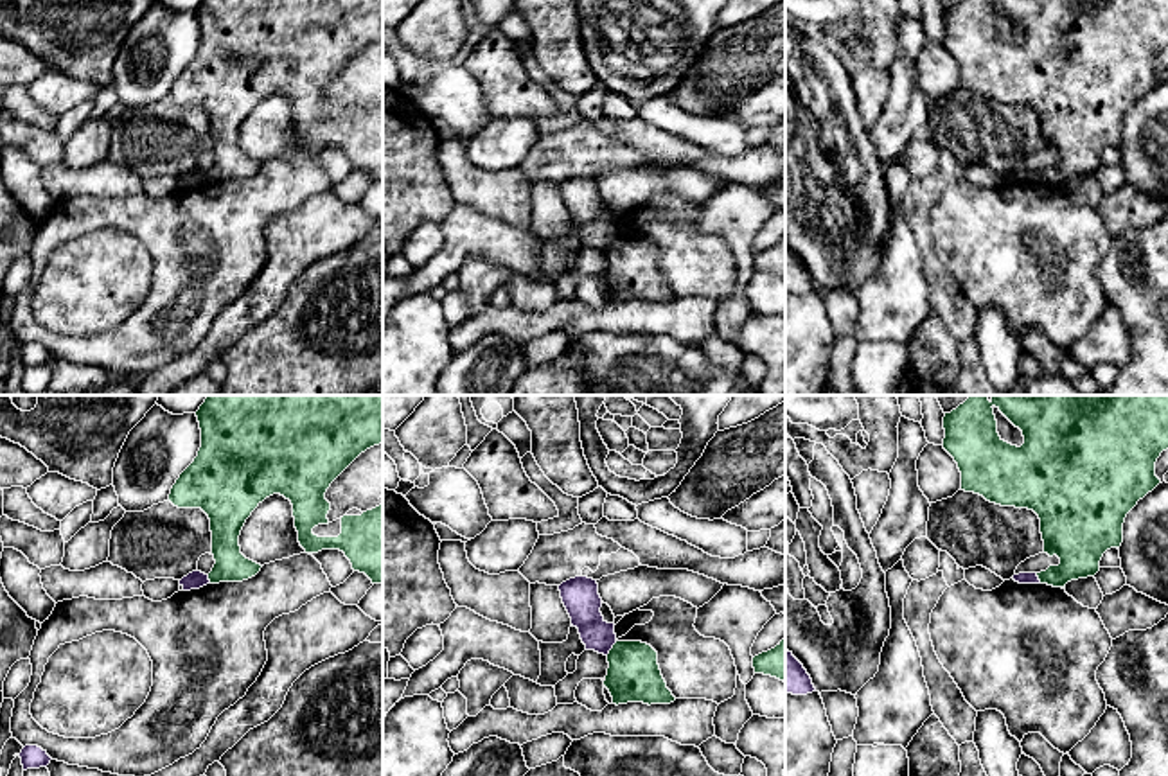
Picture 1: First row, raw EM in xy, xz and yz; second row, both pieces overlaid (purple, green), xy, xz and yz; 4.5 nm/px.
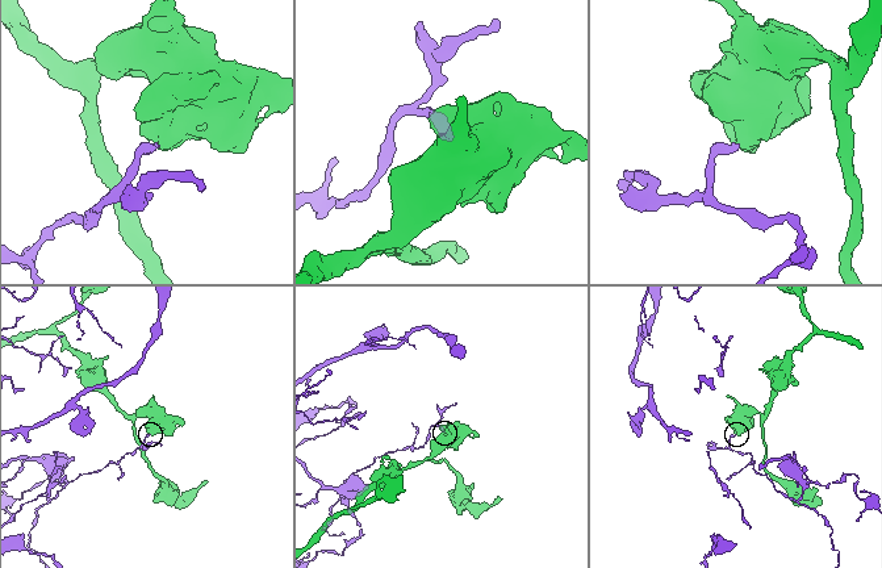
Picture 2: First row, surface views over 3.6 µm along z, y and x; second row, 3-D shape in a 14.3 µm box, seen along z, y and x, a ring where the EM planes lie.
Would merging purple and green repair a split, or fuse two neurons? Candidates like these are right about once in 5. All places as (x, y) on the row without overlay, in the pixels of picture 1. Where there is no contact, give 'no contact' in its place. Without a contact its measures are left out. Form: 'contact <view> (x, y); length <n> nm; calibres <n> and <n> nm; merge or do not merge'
contact xz (611, 245); length 80 nm; calibres 160 and 240 nm; do not merge

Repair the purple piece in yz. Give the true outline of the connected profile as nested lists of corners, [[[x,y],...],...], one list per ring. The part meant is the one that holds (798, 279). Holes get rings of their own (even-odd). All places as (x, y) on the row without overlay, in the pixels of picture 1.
[[[785,246],[785,289],[792,293],[807,293],[816,289],[810,273],[787,246]]]

